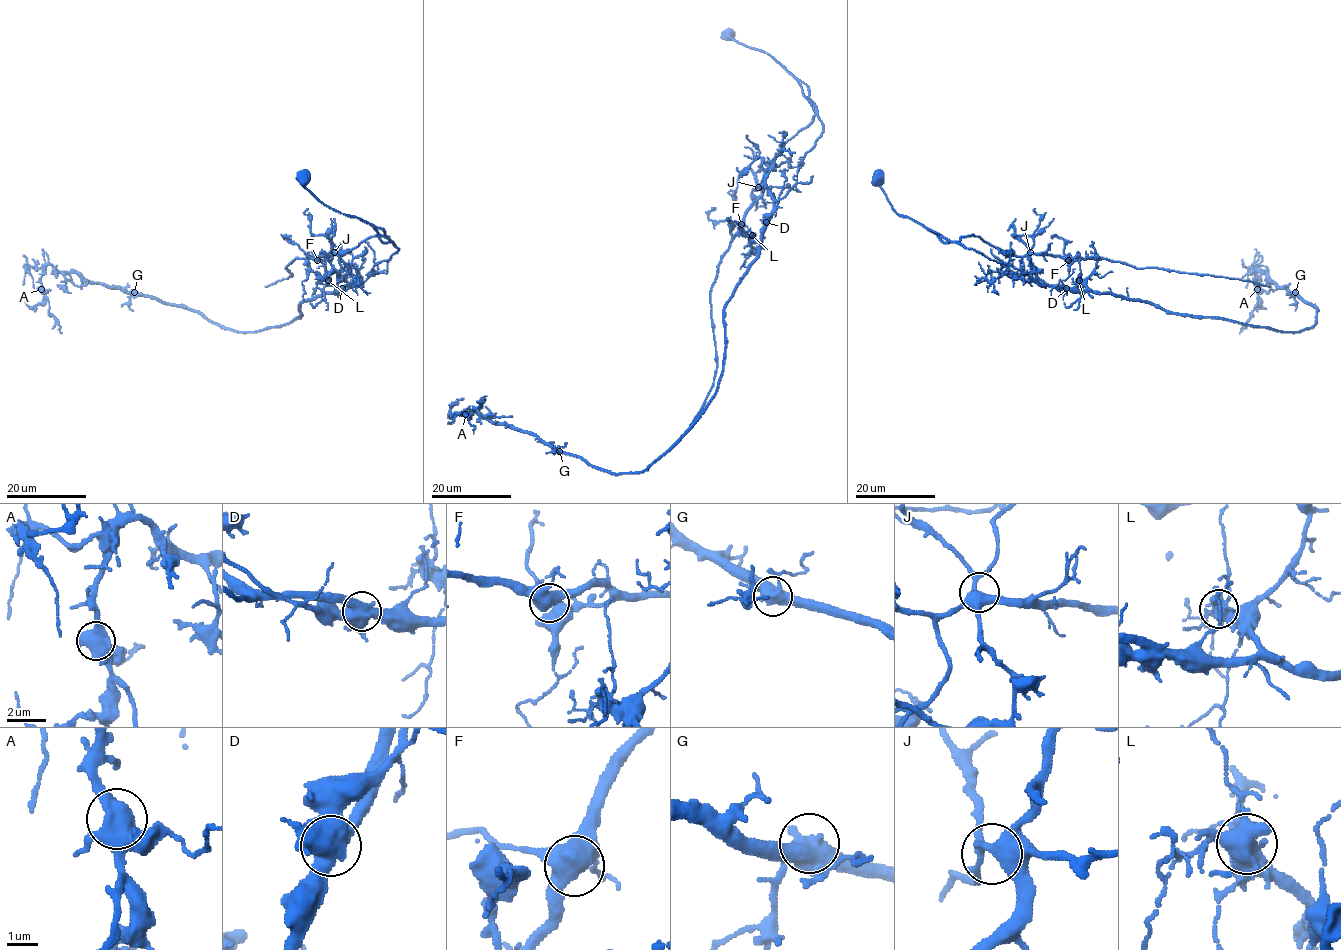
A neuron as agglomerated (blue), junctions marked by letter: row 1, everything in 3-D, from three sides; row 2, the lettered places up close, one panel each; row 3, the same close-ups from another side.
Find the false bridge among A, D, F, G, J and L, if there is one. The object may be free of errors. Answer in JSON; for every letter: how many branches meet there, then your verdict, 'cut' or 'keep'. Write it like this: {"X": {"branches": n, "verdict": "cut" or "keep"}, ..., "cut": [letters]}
{"A": {"branches": 3, "verdict": "keep"}, "D": {"branches": 3, "verdict": "cut"}, "F": {"branches": 3, "verdict": "keep"}, "G": {"branches": 3, "verdict": "keep"}, "J": {"branches": 3, "verdict": "keep"}, "L": {"branches": 3, "verdict": "keep"}, "cut": ["D"]}

